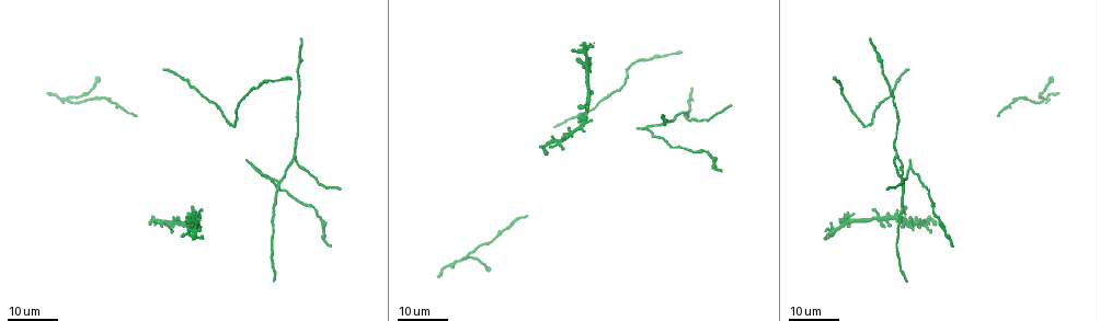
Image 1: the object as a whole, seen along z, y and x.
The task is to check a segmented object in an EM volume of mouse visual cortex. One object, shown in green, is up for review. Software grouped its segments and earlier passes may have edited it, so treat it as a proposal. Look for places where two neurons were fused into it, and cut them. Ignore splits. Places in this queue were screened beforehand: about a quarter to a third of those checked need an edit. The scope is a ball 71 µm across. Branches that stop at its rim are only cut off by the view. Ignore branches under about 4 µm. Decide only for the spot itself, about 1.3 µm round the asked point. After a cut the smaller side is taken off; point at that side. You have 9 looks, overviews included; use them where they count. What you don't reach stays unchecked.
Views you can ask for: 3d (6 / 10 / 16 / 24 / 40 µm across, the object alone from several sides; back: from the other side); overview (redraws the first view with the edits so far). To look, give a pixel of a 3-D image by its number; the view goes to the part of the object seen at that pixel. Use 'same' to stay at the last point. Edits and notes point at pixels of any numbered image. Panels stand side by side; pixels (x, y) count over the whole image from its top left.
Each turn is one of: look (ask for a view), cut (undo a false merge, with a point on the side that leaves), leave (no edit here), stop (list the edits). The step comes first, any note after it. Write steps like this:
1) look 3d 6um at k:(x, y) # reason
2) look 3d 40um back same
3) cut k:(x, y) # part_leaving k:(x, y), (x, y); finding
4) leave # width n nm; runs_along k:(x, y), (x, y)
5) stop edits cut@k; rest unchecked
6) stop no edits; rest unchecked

look 3d 16um at 1:(906, 217) # a fork

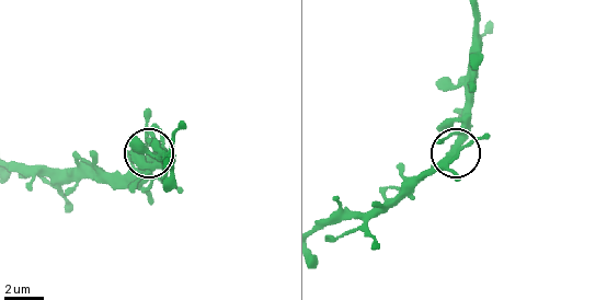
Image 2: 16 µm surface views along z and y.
look 3d 6um same

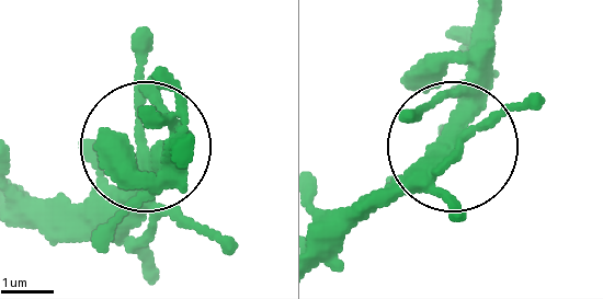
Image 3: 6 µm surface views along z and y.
leave # arms 3; one neuron here

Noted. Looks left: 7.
look 3d 16um at 1:(876, 218) # arms part here

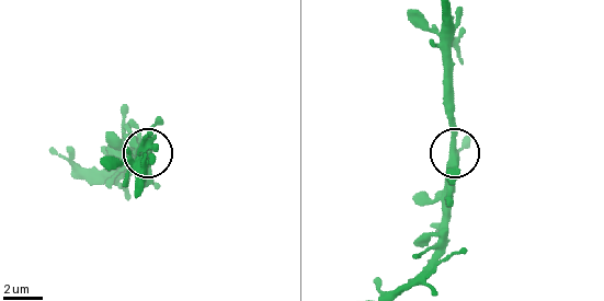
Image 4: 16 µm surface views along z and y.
look 3d 6um at 4:(454, 148)

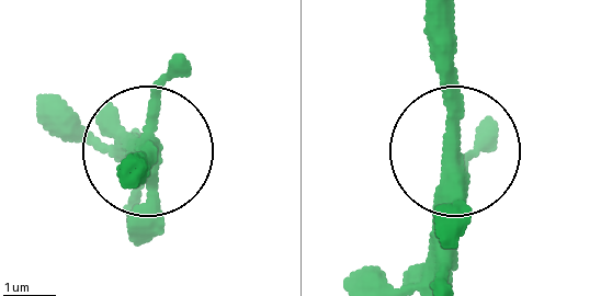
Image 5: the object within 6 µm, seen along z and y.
look 3d 6um back at 5:(453, 153) # from behind

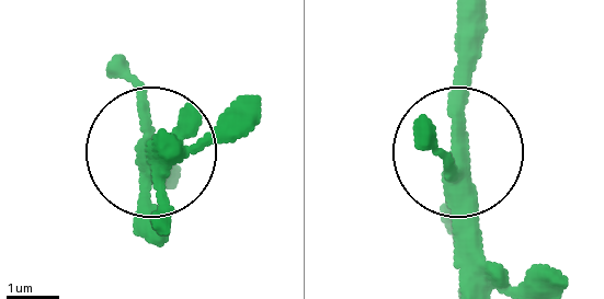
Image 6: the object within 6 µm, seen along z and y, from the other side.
leave # all the same neuron

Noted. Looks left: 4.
look 3d 16um at 1:(908, 168) # branch point

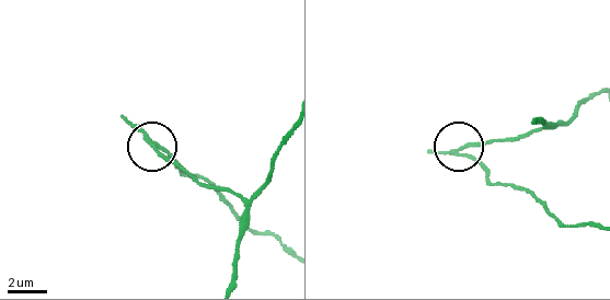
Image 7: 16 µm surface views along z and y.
look 3d 10um at 7:(155, 148) # closer look

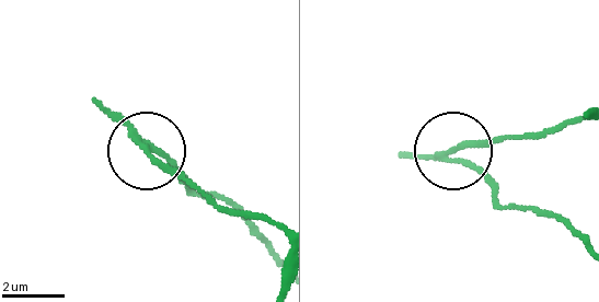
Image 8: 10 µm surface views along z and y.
cut 8:(477, 172) # arms 3; two neurons meet here

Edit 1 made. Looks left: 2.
stop edits cut@8; rest unchecked

